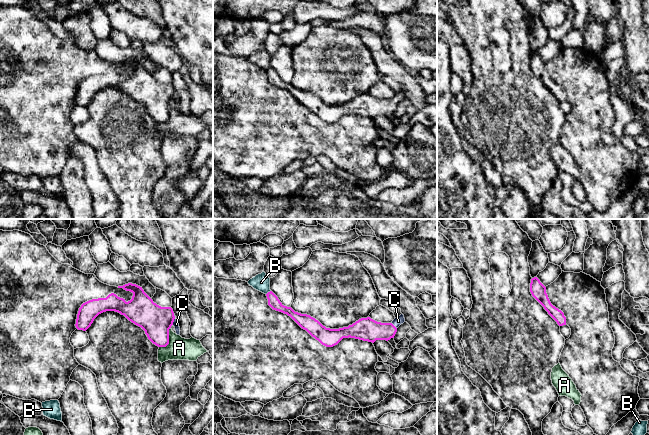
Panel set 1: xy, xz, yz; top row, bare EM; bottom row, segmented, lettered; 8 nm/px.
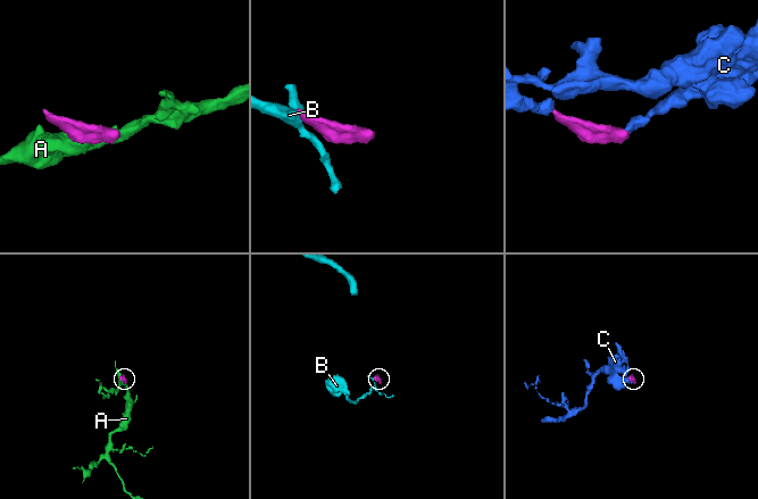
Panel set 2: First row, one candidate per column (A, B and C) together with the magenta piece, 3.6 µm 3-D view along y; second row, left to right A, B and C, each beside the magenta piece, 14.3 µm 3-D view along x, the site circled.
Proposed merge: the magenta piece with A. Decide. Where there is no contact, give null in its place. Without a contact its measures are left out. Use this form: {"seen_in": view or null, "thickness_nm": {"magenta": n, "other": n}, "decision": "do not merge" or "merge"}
{"seen_in": "xy", "thickness_nm": {"magenta": 240, "other": 180}, "decision": "do not merge"}

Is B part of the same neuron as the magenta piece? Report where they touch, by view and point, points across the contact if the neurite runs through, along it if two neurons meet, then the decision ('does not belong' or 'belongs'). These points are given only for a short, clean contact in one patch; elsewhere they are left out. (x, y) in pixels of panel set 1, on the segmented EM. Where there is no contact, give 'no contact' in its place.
contact xz (268, 292); border xz (270, 290), (266, 294); does not belong

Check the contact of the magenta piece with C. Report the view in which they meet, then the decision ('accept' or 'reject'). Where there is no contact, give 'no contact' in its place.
contact in xy; accept

